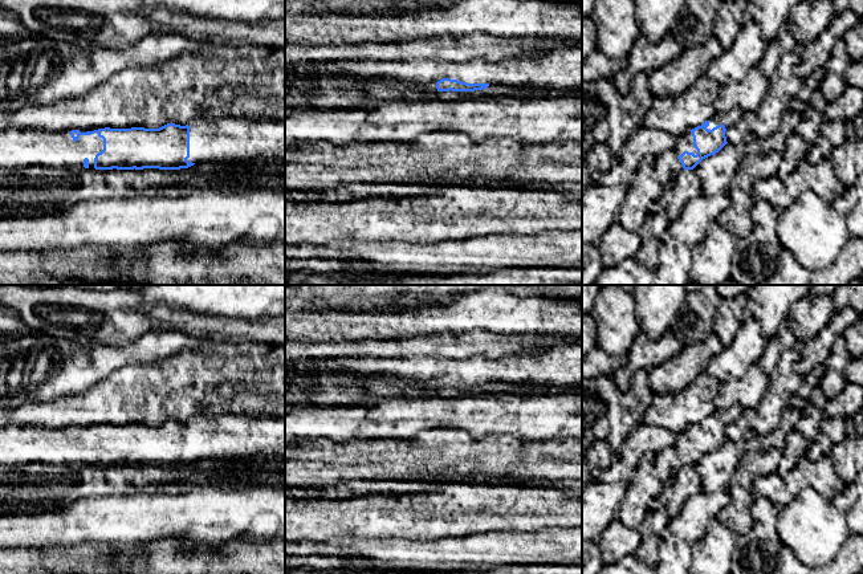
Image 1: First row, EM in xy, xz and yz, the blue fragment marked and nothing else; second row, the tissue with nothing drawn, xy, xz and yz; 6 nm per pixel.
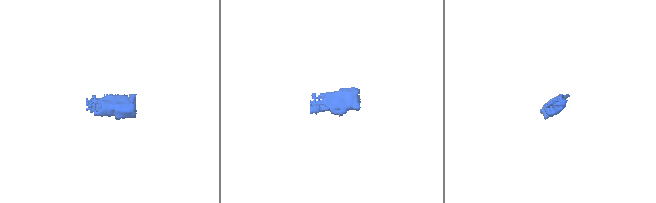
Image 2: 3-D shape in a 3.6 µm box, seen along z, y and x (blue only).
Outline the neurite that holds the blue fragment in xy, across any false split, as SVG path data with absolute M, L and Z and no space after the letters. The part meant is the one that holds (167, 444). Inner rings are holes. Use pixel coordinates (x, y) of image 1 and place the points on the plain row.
M220 414L159 426L98 426L49 430L0 428L0 464L180 467L196 460L252 460L285 453L285 416Z

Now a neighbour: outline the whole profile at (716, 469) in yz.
M726 440L719 449L703 456L693 468L700 476L704 492L728 490L741 456L748 444Z

